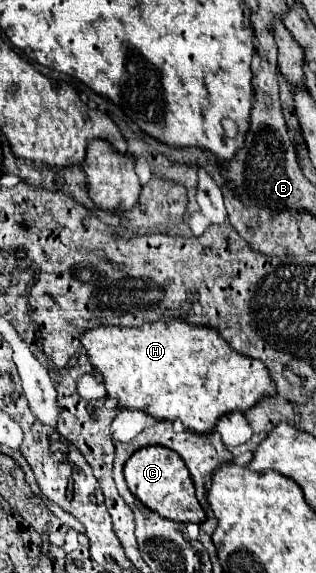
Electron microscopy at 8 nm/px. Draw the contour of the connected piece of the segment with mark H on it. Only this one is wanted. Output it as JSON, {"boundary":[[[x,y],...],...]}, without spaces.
{"boundary":[[[185,321],[171,323],[145,323],[141,327],[113,327],[101,325],[87,329],[81,335],[81,345],[87,351],[89,363],[103,377],[107,397],[117,399],[117,409],[143,411],[157,421],[179,419],[191,431],[211,431],[217,419],[231,411],[251,409],[263,395],[273,395],[275,385],[257,359],[235,353],[227,341],[211,327],[195,327]]]}

